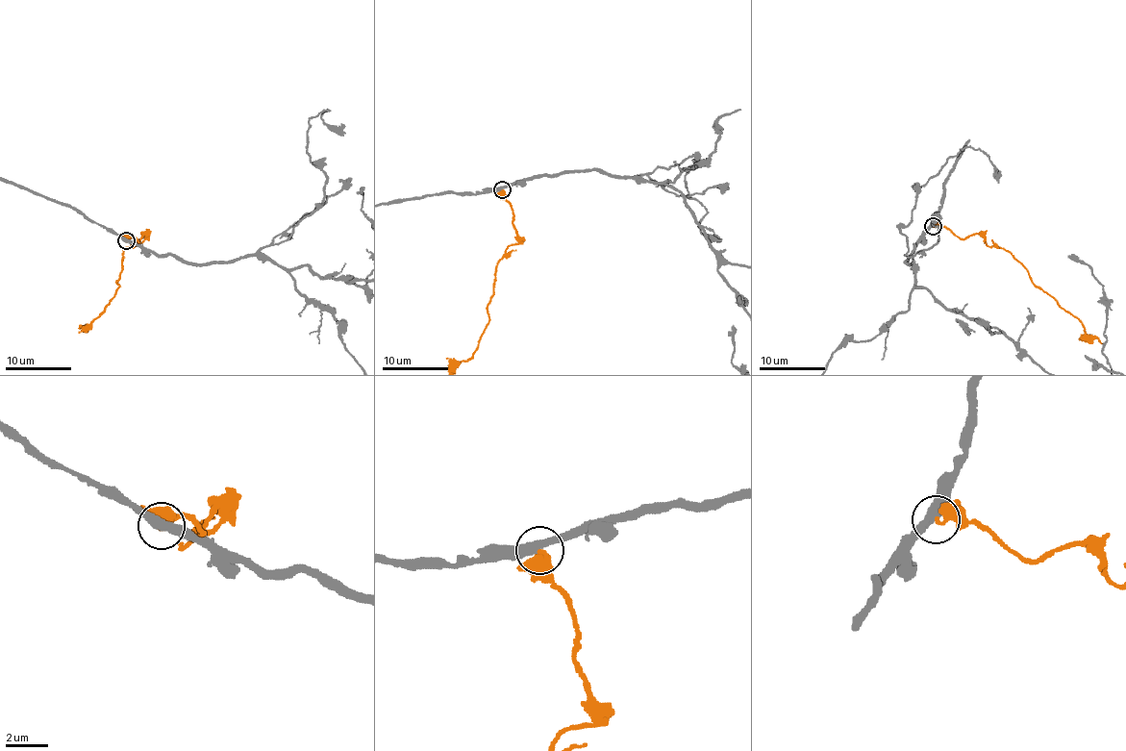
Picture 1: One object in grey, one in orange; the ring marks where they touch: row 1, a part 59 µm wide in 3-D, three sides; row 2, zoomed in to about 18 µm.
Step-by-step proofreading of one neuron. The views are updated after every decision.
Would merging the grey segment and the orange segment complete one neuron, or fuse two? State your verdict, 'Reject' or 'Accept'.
Accept

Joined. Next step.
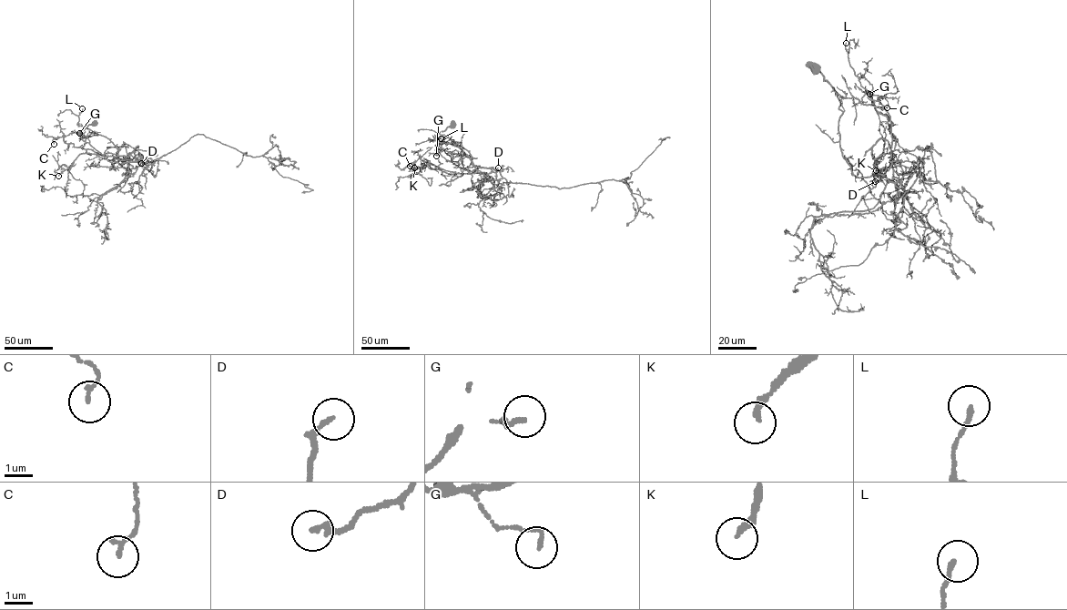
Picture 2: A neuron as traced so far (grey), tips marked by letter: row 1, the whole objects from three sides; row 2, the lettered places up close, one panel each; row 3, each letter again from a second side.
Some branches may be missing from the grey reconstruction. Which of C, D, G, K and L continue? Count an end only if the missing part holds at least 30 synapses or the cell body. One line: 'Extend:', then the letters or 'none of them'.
Extend: K

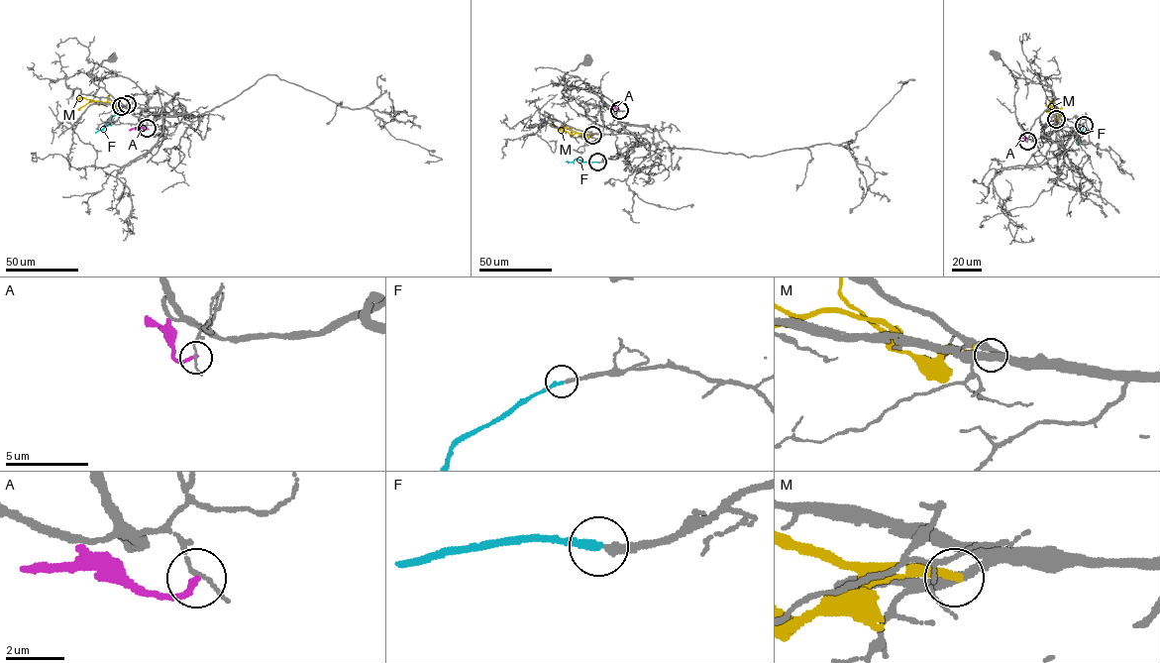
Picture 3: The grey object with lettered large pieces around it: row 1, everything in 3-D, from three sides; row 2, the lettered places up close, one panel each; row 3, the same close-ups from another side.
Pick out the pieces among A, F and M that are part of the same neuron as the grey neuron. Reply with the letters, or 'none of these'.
F

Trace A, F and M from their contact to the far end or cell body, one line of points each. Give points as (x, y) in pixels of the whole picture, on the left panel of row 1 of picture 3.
A: (147, 128), (129, 130)
F: (127, 104), (118, 110), (107, 125), (95, 133)
M: (120, 106), (93, 101), (78, 110)

